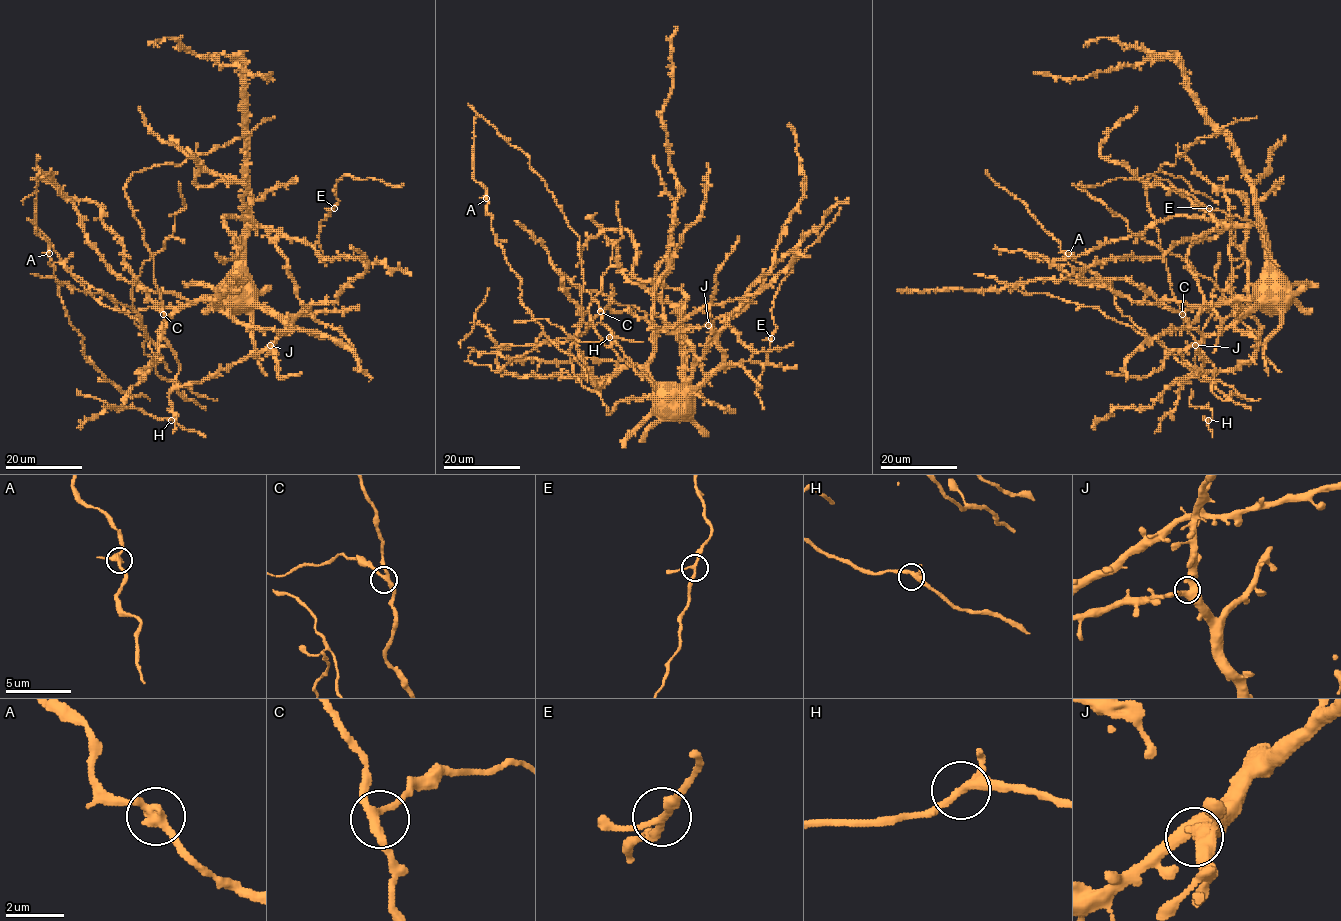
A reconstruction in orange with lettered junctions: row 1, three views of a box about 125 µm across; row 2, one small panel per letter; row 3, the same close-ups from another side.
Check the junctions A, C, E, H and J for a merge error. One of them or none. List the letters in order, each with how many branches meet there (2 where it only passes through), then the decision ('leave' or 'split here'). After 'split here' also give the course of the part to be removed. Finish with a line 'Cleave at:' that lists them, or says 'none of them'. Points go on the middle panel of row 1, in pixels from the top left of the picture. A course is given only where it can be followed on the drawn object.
A: branches 3; leave
C: branches 3; leave
E: branches 3; leave
H: branches 3; leave
J: branches 3; leave
Cleave at: none of them

